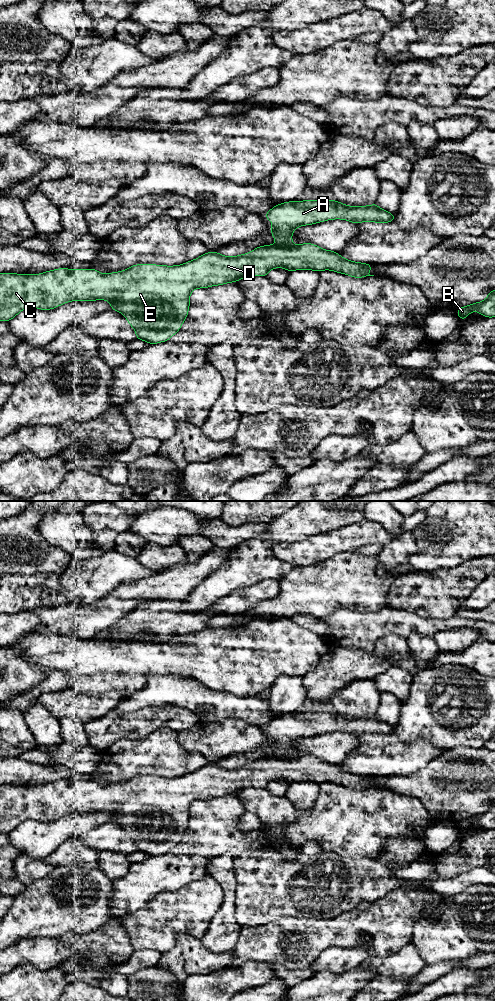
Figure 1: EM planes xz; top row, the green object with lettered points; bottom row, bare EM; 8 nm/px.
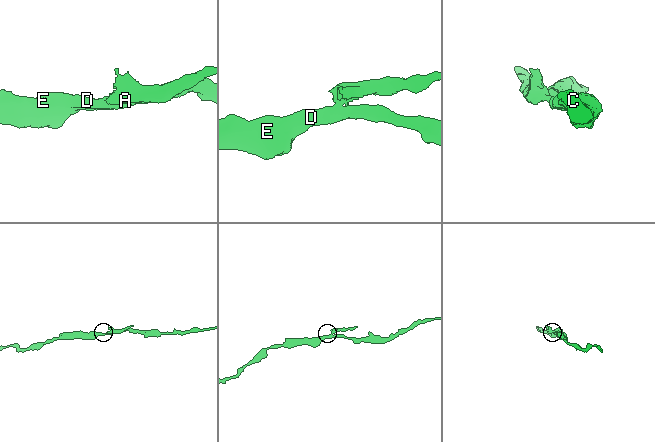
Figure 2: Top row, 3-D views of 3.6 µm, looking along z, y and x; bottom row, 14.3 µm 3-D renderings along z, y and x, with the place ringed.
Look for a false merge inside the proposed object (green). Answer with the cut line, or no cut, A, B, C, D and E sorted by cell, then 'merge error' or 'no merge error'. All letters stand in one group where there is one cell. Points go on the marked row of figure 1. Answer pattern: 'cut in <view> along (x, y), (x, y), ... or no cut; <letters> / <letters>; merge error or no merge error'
cut in xz along (275, 245), (292, 245); A / B C D E; merge error

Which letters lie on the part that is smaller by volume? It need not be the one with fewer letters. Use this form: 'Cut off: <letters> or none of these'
Cut off: A

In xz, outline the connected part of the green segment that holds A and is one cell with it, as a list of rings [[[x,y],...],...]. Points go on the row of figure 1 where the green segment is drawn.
[[[335,200],[290,201],[275,205],[264,214],[272,221],[271,233],[276,246],[292,246],[292,232],[300,226],[332,219],[343,219],[355,224],[363,221],[388,223],[395,215],[382,210],[376,203],[369,206],[347,206]]]

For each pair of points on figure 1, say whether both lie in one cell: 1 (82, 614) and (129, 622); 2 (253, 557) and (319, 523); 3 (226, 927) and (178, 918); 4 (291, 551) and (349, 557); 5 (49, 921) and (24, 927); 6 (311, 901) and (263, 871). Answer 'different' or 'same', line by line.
1: different
2: same
3: different
4: different
5: same
6: same

